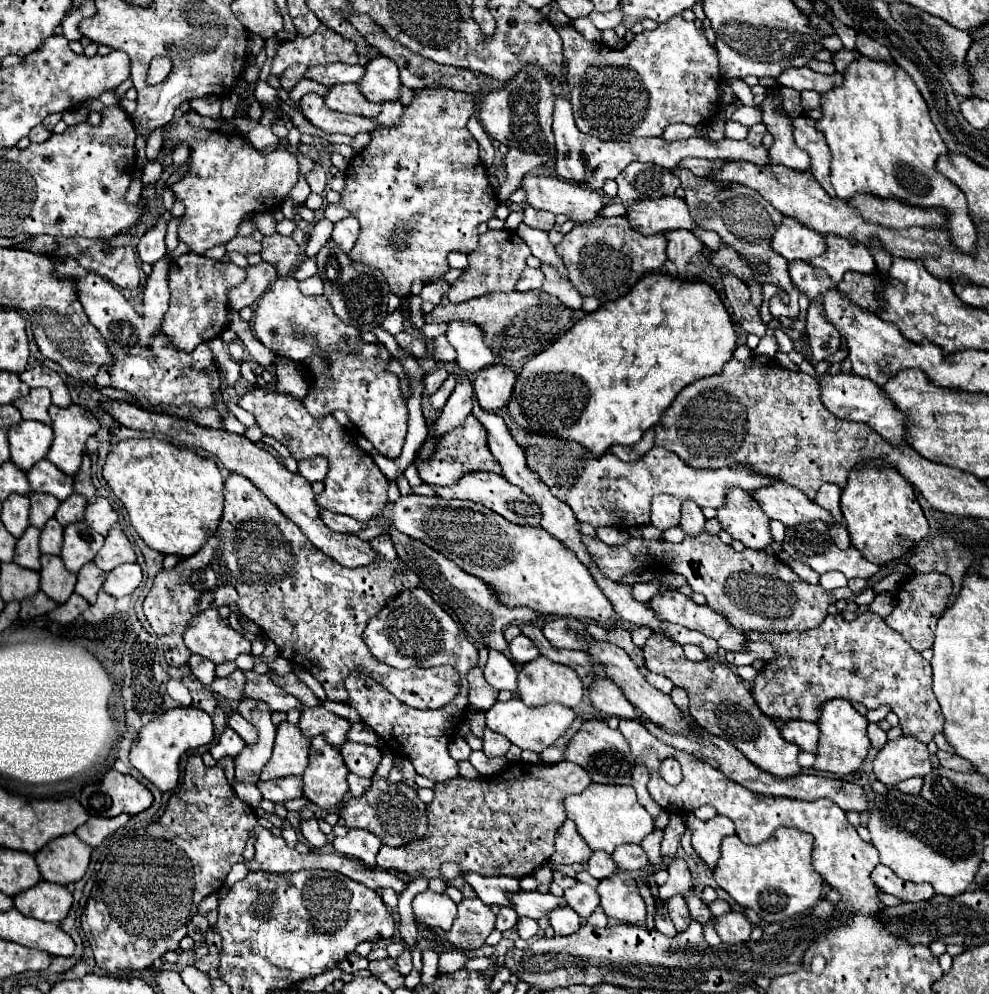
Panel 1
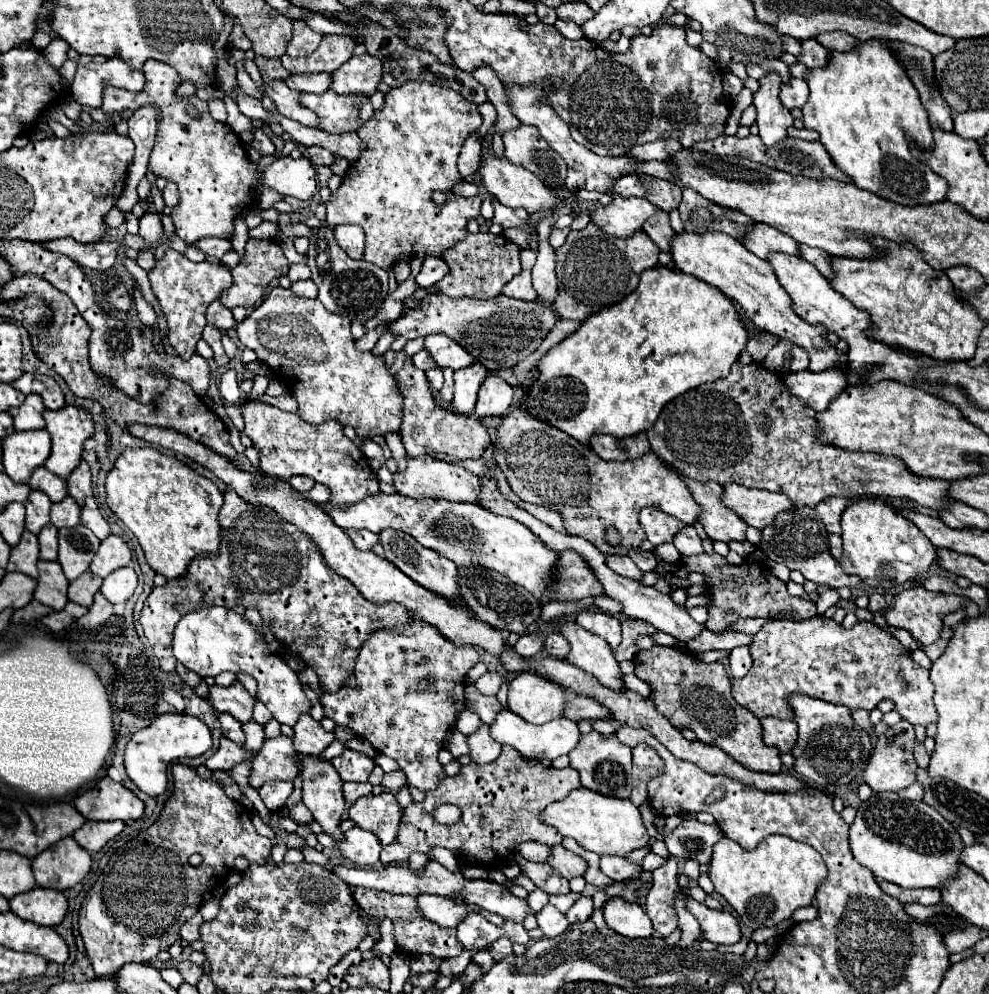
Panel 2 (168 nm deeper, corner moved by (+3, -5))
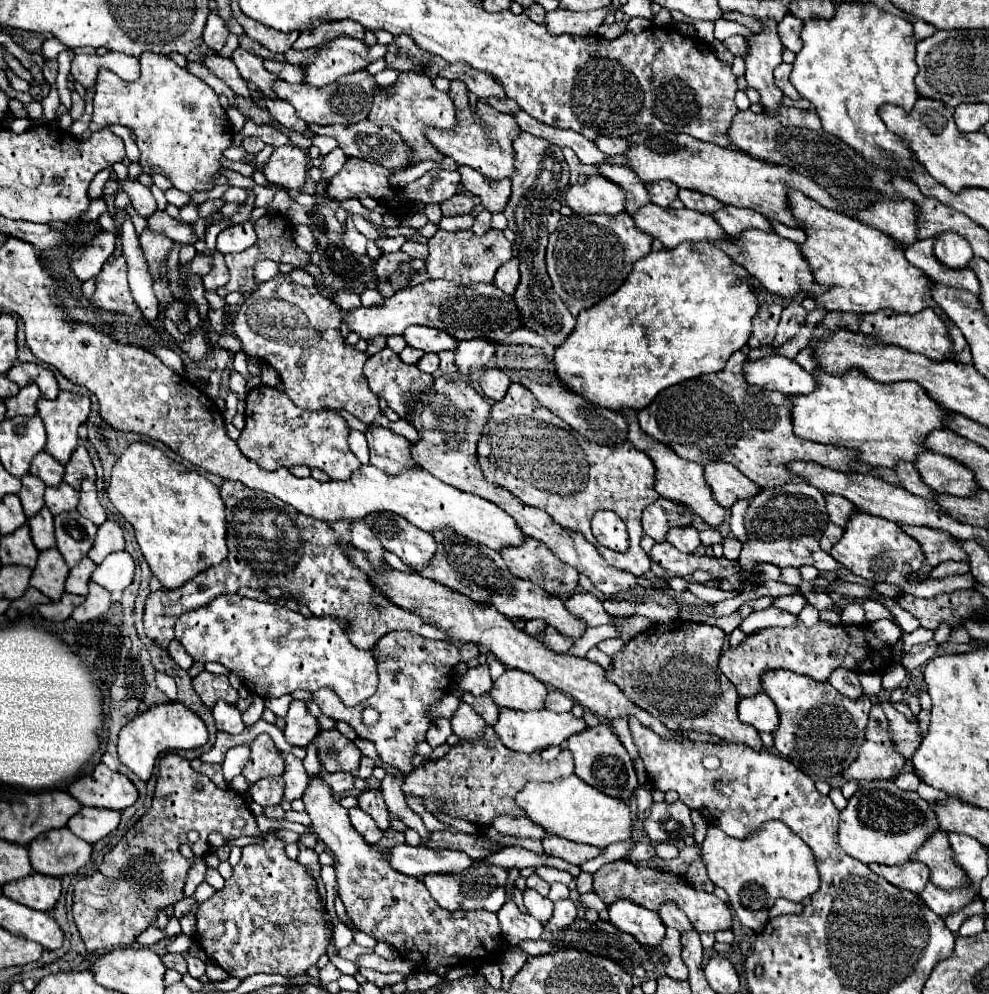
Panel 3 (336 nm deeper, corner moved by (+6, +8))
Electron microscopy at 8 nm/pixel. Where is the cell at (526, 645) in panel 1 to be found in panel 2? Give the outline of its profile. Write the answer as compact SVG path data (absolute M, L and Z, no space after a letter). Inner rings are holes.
M525 633L519 637L519 641L515 643L515 651L523 657L533 657L541 651L543 647L543 637L539 635L531 635L531 633Z

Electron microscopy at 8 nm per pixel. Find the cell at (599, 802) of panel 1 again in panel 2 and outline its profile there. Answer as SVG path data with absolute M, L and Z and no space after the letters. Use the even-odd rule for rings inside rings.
M585 787L575 789L563 801L547 805L539 813L539 819L541 819L541 823L555 827L563 837L575 839L583 849L593 851L597 855L625 857L635 849L647 847L647 843L649 843L649 835L641 821L641 813L631 801L605 797L599 793L593 793L591 789L585 789Z

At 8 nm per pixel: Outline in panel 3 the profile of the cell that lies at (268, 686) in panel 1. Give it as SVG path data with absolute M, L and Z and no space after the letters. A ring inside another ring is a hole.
M204 670L192 680L192 684L208 708L212 708L218 700L226 700L230 704L236 704L240 698L238 692L228 682L228 676L224 676L224 674L210 674Z

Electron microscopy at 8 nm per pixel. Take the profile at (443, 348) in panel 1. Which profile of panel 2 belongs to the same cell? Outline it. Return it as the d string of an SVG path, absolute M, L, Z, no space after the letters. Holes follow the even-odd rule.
M425 349L419 351L417 355L413 355L411 359L413 359L413 365L415 365L417 369L421 369L421 371L427 371L427 369L437 367L437 363L433 363L433 357L429 357L429 353L427 353Z

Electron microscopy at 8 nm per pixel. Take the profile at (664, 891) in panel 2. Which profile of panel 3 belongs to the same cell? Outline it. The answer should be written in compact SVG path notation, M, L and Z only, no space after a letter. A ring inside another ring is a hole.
M664 902L658 910L662 922L668 926L668 928L676 928L678 932L686 932L686 930L692 930L692 924L690 920L686 918L686 914L674 904L674 902Z

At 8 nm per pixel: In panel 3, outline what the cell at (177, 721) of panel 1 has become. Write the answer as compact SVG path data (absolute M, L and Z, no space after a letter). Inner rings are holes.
M166 702L166 704L152 706L150 710L138 714L120 730L118 758L140 780L146 782L152 776L156 758L160 756L160 752L174 750L174 748L186 748L186 750L200 748L206 742L208 742L208 730L206 730L202 718L180 702Z

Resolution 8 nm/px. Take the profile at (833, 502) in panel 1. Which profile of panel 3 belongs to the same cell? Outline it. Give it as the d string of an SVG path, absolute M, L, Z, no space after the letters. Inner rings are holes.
M826 494L824 498L826 498L826 510L828 510L830 522L834 522L834 524L838 524L838 526L844 528L848 516L854 510L852 502L846 500L846 498L842 498L842 496L838 496L838 494Z

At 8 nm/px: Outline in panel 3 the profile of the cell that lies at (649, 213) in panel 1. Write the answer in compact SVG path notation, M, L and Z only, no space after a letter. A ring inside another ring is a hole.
M590 176L584 184L574 184L568 188L566 204L576 214L612 216L626 210L626 190L604 176Z

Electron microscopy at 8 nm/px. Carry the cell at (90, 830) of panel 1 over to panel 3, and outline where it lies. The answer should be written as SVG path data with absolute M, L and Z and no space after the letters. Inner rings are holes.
M82 808L74 814L68 822L68 828L88 844L98 842L100 838L108 836L120 824L120 812L116 810L102 810L102 808Z

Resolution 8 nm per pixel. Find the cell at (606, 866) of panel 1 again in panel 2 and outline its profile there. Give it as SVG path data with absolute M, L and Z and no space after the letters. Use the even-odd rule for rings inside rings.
M603 855L601 857L601 871L607 877L611 877L613 881L625 881L625 879L637 879L643 873L643 867L639 863L629 861L627 857Z

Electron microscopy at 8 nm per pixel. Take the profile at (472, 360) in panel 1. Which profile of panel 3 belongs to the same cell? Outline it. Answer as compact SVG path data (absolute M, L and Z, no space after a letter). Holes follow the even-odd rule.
M410 326L404 332L404 338L410 346L420 348L424 352L442 352L442 350L456 350L458 342L450 338L450 334L438 330L438 328L428 328L428 326Z

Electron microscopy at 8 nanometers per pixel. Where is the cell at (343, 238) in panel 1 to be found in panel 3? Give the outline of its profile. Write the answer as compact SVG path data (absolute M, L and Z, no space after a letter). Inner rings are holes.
M348 214L346 224L344 224L344 246L356 254L364 254L366 252L366 236L356 230L352 218L354 218L354 214Z

